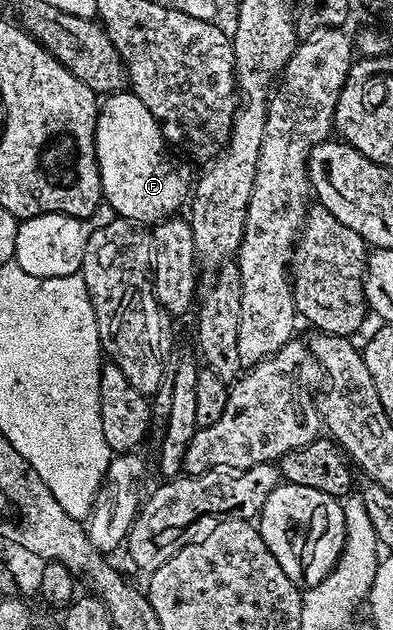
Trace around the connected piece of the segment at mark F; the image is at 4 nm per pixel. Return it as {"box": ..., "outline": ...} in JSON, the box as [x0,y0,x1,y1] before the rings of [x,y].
{"box":[95,92,189,220],"outline":[[[116,92],[106,95],[99,107],[99,115],[95,121],[95,159],[99,165],[103,202],[111,205],[118,217],[128,220],[162,220],[174,215],[179,205],[186,203],[189,198],[189,182],[179,171],[179,166],[171,158],[163,158],[165,143],[163,133],[153,120],[153,112],[141,104],[137,95],[130,92]]]}

